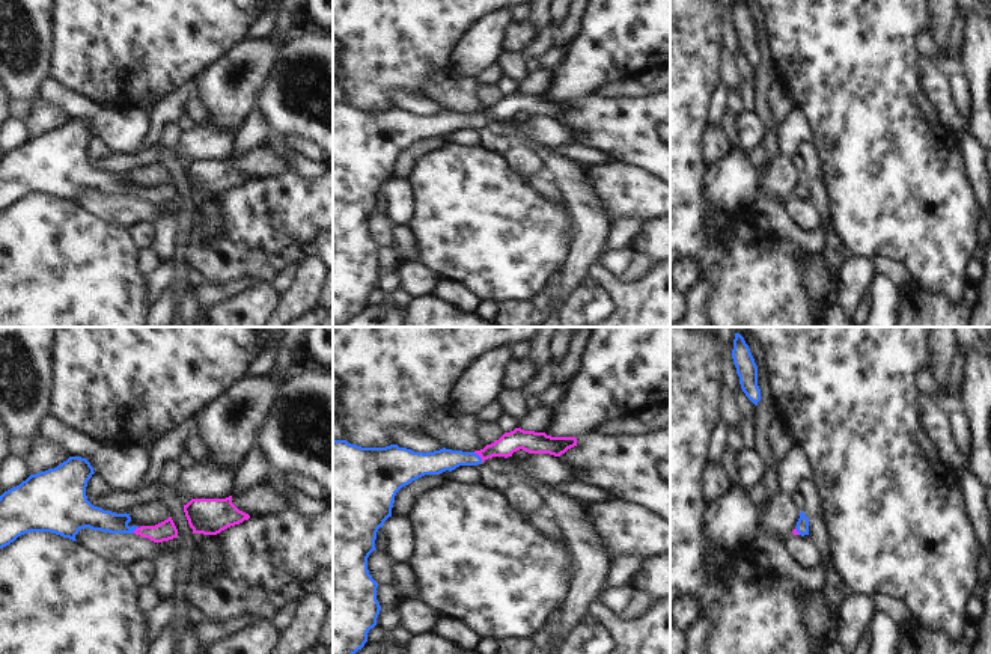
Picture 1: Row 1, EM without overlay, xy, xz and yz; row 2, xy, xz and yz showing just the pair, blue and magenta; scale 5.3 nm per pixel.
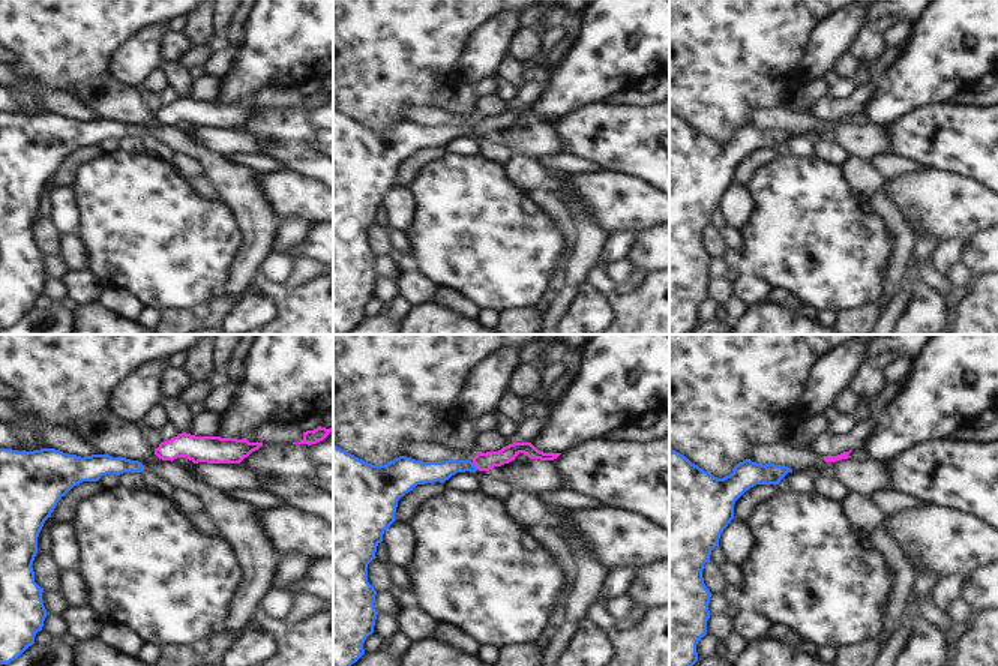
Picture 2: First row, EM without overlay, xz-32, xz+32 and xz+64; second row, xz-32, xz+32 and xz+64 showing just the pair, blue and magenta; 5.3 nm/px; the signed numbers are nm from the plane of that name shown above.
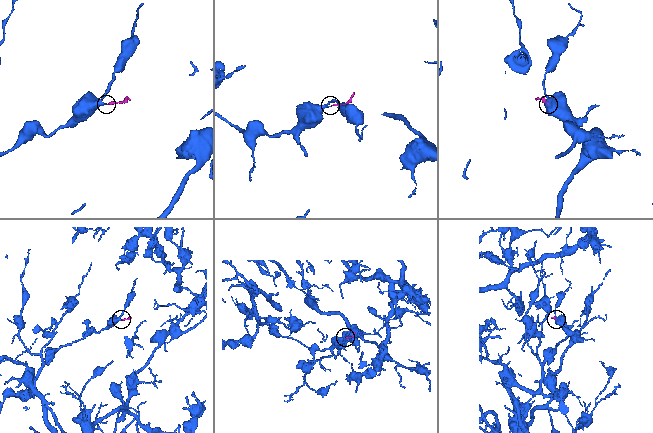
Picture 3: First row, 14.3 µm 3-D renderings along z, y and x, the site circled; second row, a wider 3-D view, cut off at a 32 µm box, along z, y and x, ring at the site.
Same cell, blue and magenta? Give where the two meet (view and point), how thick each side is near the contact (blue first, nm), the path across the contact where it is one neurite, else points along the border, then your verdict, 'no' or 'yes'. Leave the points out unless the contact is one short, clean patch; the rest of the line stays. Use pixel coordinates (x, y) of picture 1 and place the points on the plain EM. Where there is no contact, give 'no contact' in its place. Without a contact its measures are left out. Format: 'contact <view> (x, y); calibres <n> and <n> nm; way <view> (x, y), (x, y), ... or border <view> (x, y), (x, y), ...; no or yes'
contact xz (478, 118); calibres 130 and 110 nm; way xz (432, 125), (478, 118), (518, 101); yes

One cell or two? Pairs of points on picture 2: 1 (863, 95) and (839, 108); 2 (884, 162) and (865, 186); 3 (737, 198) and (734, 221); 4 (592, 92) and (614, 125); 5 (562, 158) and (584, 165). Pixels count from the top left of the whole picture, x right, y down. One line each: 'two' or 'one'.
1: one
2: two
3: one
4: two
5: one

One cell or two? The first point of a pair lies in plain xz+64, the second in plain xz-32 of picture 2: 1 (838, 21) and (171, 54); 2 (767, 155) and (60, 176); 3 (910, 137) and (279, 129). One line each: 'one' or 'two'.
1: two
2: one
3: one

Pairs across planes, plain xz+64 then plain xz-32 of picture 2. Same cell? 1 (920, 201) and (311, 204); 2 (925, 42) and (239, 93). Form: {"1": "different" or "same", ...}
{"1": "same", "2": "same"}

